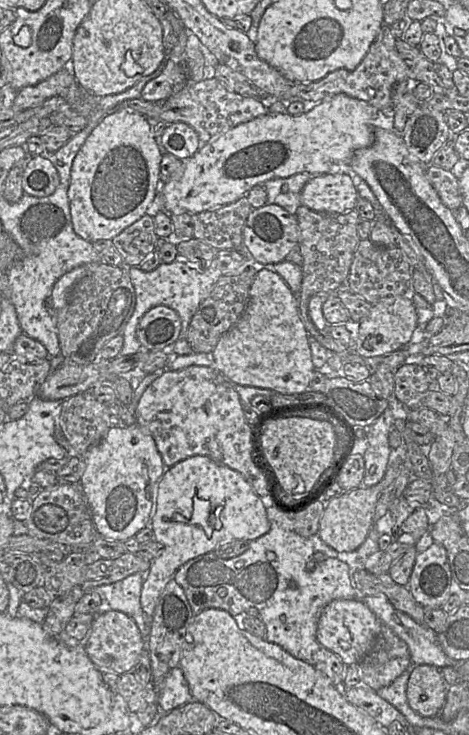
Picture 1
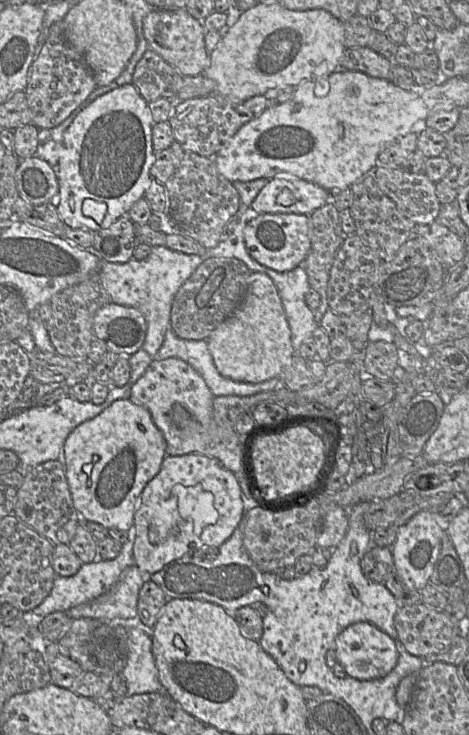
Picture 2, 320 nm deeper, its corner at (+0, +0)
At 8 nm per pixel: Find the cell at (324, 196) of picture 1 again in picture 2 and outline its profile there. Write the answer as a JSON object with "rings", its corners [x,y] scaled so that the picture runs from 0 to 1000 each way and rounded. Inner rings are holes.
{"rings":[[[582,244],[552,263],[535,282],[550,291],[648,291],[708,273],[706,261],[644,244]]]}

